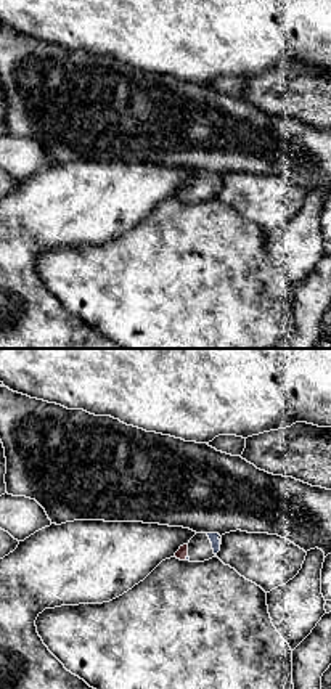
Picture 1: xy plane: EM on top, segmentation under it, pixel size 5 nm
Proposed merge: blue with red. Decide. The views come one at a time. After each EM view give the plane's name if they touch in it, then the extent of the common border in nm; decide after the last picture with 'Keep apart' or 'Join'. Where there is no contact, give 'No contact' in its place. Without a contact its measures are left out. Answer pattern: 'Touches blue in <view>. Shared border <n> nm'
Touches blue in xy. Shared border 30 nm

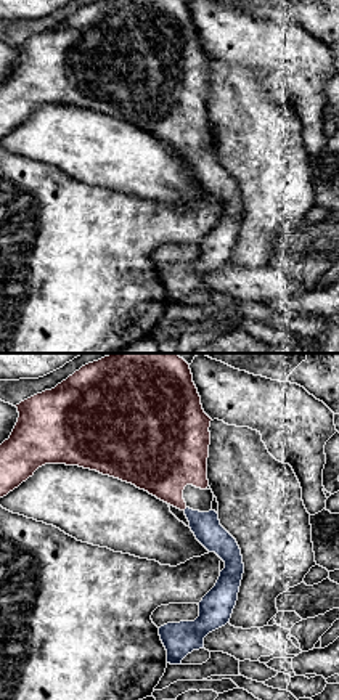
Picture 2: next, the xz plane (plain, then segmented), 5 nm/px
No contact

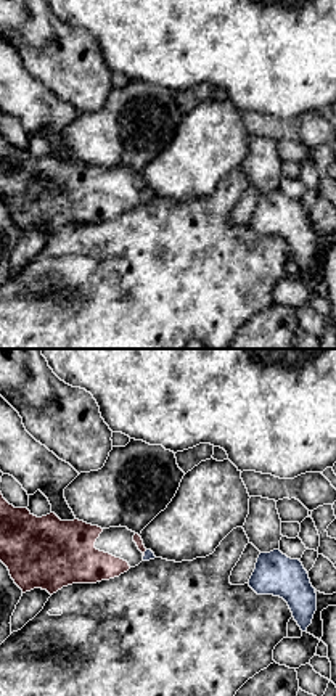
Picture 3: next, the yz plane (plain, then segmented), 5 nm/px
Touches blue in yz. Shared border 40 nm

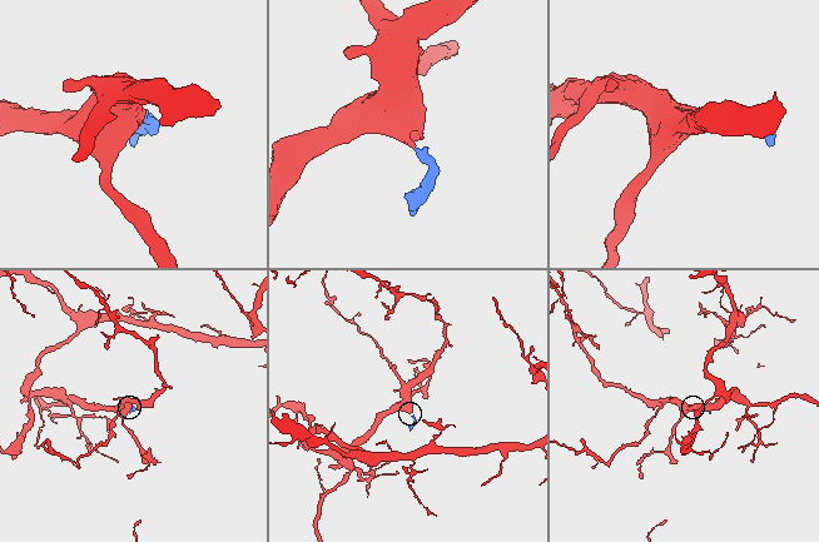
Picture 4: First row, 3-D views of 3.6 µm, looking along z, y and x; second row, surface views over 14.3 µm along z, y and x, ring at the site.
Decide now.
Join

